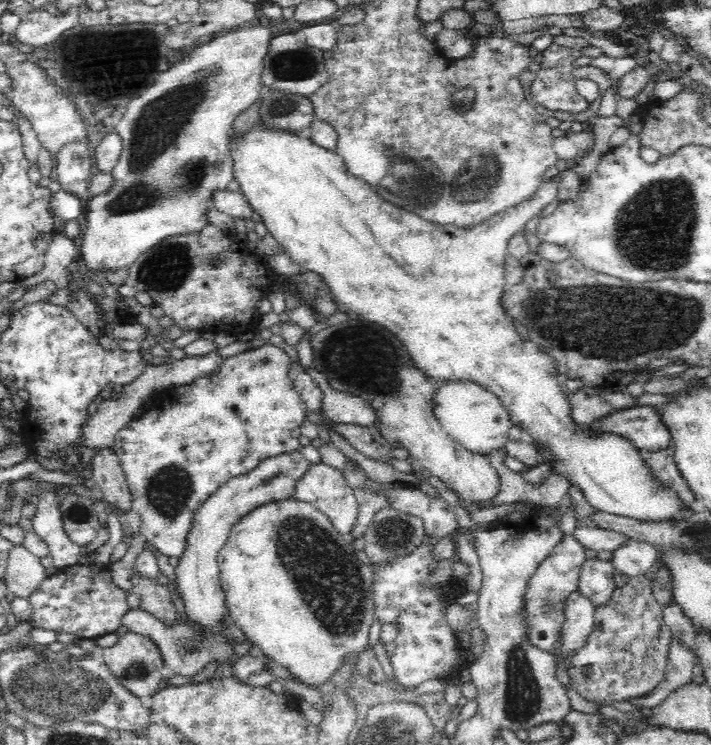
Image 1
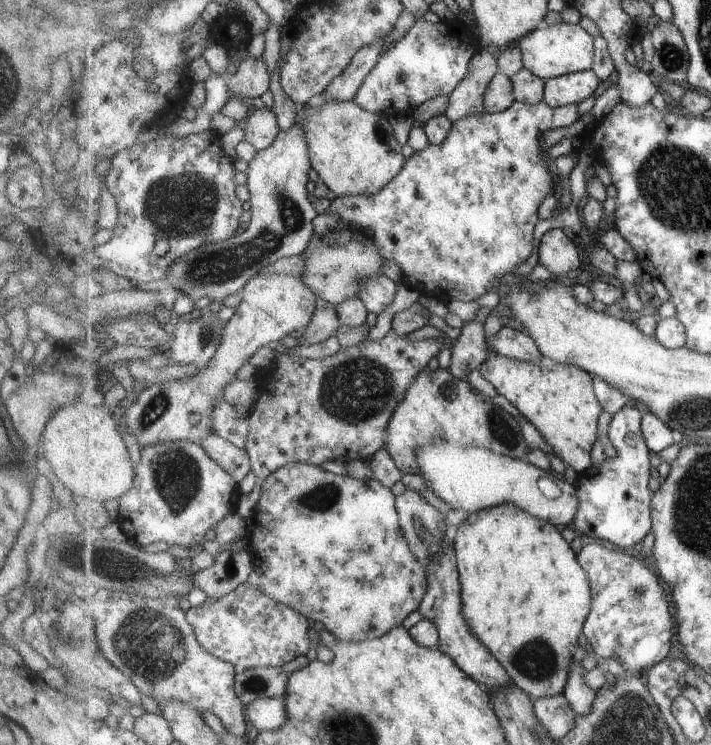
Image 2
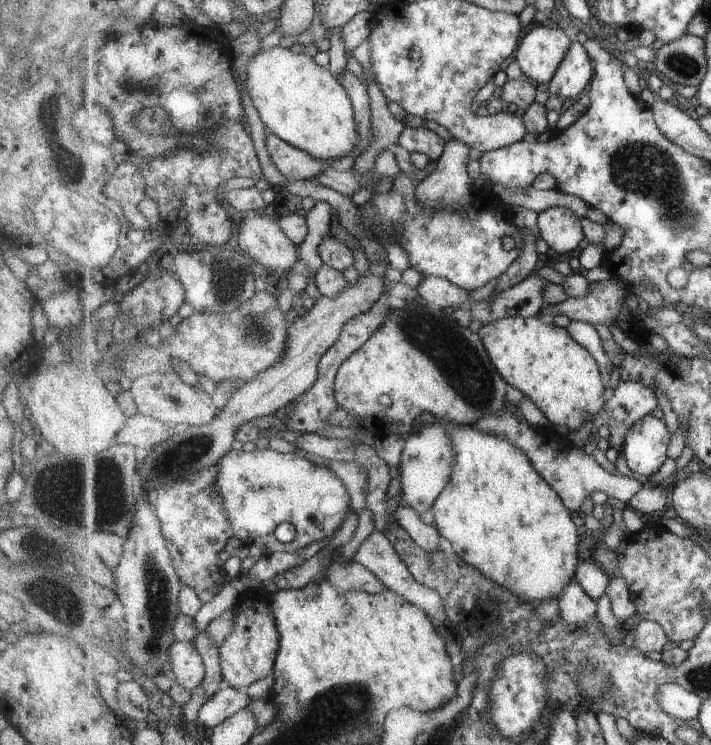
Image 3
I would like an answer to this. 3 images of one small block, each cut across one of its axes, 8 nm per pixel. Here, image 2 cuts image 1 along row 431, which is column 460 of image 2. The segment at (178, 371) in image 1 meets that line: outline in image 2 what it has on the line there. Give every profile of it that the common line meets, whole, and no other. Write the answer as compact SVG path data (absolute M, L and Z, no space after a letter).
M482 45L470 63L468 76L448 97L450 101L443 115L455 124L463 118L486 113L485 96L490 83L499 72L495 56L487 45Z

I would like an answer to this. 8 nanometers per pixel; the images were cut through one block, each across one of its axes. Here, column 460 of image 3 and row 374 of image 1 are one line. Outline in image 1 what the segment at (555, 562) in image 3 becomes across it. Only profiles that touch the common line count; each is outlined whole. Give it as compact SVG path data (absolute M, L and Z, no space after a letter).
M262 117L256 120L256 124L246 130L244 134L234 134L234 130L230 128L227 132L227 144L230 149L230 162L232 162L232 178L238 182L238 192L246 199L250 205L250 209L254 210L260 218L262 218L262 224L268 229L268 234L274 237L274 240L278 241L278 244L282 246L282 250L296 262L300 264L302 270L307 272L313 272L322 279L322 283L328 287L334 302L338 306L344 306L352 312L356 312L358 316L362 318L370 318L372 322L378 322L382 326L386 326L392 334L398 336L398 340L405 346L408 354L412 357L414 364L427 376L436 379L438 382L454 380L454 379L470 379L488 389L494 393L504 408L510 413L510 418L513 424L518 424L520 428L525 432L526 439L533 441L534 444L544 445L546 449L552 449L556 462L552 464L551 469L554 471L560 471L564 475L568 475L571 485L578 485L584 489L584 495L586 500L599 511L614 513L618 515L626 515L630 517L636 517L638 519L677 519L682 515L688 514L689 510L681 508L679 500L675 498L675 494L663 488L657 480L651 478L651 472L647 470L645 465L644 454L638 452L631 444L625 440L625 438L612 437L594 437L594 435L586 435L582 431L582 426L574 424L569 418L570 405L565 400L566 392L557 383L555 376L558 375L555 372L555 363L551 358L542 352L538 345L534 342L524 342L518 334L516 334L516 327L514 323L506 316L506 313L502 310L502 294L506 289L506 285L503 279L503 266L505 263L506 255L508 254L508 246L510 238L518 232L525 231L526 224L537 216L544 206L550 204L556 198L556 190L558 190L558 180L560 176L564 174L566 167L572 168L573 164L562 164L561 172L558 176L552 180L545 179L543 184L539 187L538 193L534 194L533 198L527 199L512 209L506 210L502 213L484 220L482 224L478 226L472 226L472 228L462 228L456 226L448 226L444 224L435 224L434 222L428 222L428 220L420 218L418 214L412 214L404 208L395 205L393 202L386 201L384 198L380 198L378 194L369 186L369 183L354 174L350 174L345 159L339 156L337 152L330 151L318 146L318 143L314 143L312 138L307 133L301 133L296 131L286 131L278 129L276 125L268 125Z

